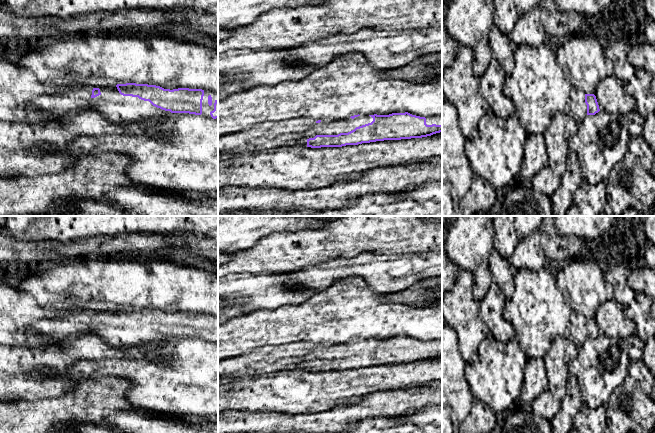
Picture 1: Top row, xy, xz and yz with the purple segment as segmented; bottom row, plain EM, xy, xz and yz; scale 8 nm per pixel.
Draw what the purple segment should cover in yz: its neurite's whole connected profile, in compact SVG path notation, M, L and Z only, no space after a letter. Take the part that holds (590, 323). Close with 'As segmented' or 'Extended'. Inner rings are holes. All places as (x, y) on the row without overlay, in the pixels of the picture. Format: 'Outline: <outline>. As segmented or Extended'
Outline: M573 310L570 316L570 338L577 347L582 346L586 339L595 339L600 335L594 318L585 318Z. Extended

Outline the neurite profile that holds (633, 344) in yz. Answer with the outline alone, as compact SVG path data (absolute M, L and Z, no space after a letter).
M636 333L627 339L622 339L622 345L626 349L631 361L642 360L642 349L645 342Z

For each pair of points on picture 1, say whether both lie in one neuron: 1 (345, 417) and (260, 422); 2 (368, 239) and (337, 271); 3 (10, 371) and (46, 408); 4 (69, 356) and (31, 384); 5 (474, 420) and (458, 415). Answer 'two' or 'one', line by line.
1: one
2: two
3: two
4: one
5: two

